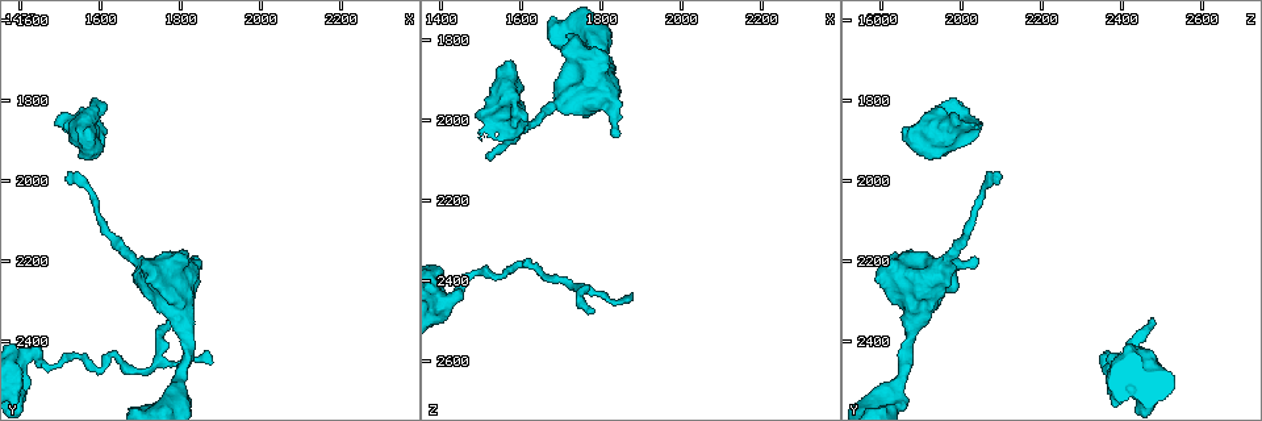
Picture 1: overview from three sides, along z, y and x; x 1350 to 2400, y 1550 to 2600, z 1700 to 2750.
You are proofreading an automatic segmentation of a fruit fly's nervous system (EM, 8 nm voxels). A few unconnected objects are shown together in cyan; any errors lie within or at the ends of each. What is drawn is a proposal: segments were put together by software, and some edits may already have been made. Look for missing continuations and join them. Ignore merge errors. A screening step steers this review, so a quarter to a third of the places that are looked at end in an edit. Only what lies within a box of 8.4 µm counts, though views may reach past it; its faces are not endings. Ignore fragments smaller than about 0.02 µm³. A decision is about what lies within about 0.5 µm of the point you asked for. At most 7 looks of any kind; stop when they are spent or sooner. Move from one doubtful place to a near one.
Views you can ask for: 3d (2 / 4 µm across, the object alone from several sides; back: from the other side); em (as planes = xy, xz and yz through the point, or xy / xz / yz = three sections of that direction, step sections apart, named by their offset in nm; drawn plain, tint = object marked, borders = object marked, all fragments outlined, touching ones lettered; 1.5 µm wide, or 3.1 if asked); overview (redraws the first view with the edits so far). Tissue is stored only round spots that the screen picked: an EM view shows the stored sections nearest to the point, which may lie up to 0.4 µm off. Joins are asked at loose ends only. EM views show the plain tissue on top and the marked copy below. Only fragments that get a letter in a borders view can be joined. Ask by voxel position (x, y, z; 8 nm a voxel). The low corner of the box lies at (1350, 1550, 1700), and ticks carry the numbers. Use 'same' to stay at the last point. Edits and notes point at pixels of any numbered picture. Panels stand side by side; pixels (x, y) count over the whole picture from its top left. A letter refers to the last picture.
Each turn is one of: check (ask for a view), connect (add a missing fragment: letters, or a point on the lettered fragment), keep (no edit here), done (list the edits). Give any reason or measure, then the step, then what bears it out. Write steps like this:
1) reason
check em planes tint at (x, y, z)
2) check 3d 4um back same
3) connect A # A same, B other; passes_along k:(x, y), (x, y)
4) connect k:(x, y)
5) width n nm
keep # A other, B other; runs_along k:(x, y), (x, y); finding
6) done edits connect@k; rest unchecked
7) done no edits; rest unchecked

stops while still wide
check em planes borders at (1535, 1870, 2050)

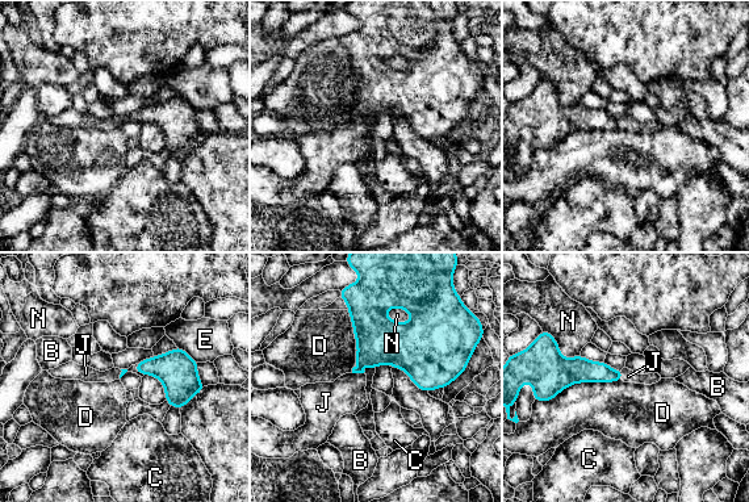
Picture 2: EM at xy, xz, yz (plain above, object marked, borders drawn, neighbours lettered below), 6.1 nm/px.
longest_contact D 400 nm
connect J # B other, C other, D other, E other, J same, N other; passes_along 2:(581, 371), (622, 375), (628, 376); it goes on there

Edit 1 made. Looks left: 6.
check overview

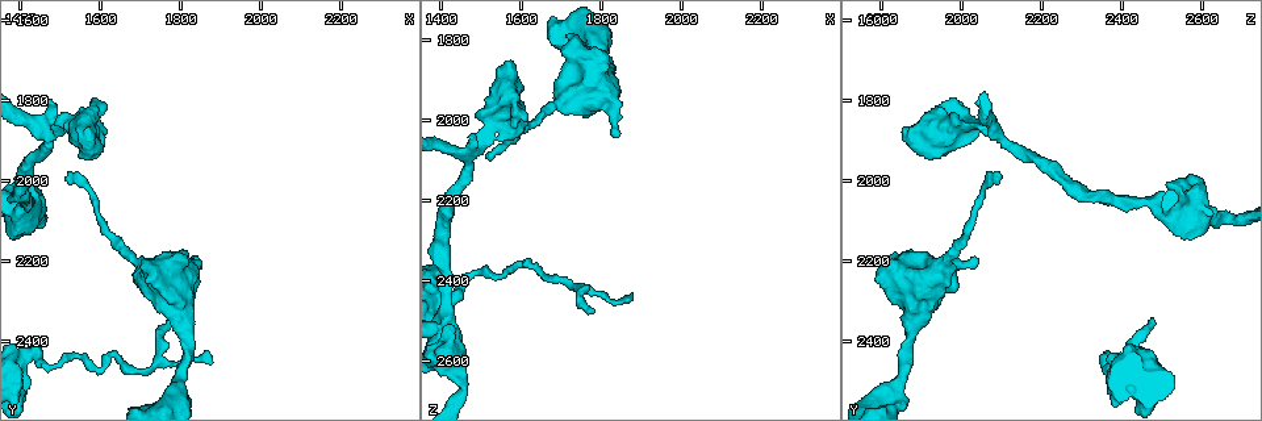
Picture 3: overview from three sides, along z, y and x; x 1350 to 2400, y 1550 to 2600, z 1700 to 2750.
branch stops here
check 3d 4um at (1850, 2200, 2035)

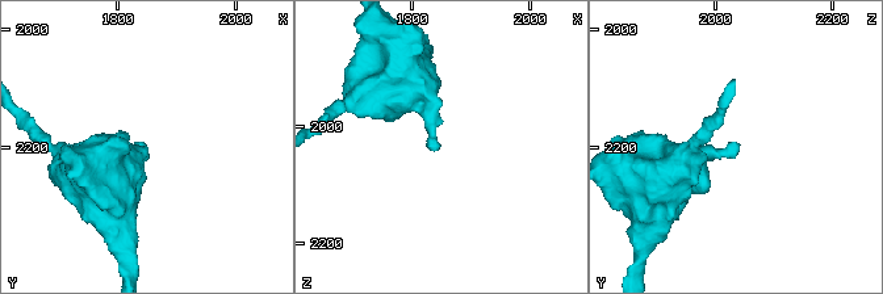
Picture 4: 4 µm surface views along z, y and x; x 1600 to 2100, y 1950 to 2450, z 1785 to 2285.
shape alone is not enough
check em planes borders at (1845, 2190, 2040)

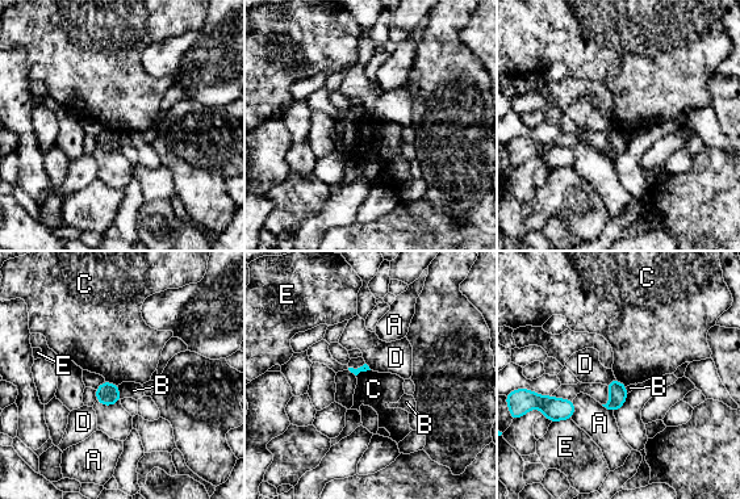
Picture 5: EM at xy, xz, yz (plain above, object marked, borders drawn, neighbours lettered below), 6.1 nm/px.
keep # A other, B other, C other, D other, E other; border 5:(370, 369), (362, 370), (356, 376); no lettered fragment goes on from it

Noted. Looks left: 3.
an open end
check 3d 2um at (1880, 2445, 2445)

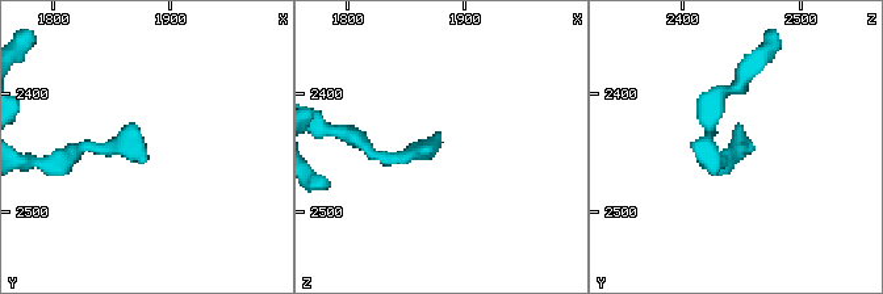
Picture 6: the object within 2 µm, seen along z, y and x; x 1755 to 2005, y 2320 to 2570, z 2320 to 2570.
check em planes borders at (1880, 2450, 2442)

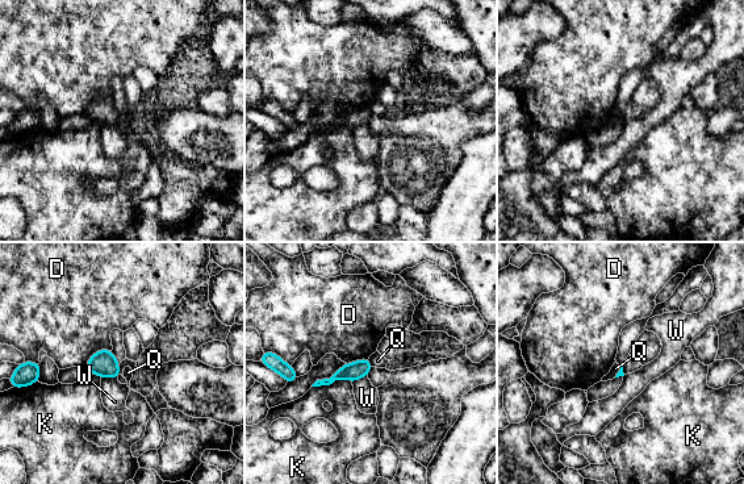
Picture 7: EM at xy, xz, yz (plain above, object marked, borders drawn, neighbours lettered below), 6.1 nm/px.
keep # D other, K other, Q other, W other; border 7:(368, 358), (372, 366); no lettered fragment goes on from it

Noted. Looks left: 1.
done edits connect@2; rest unchecked

